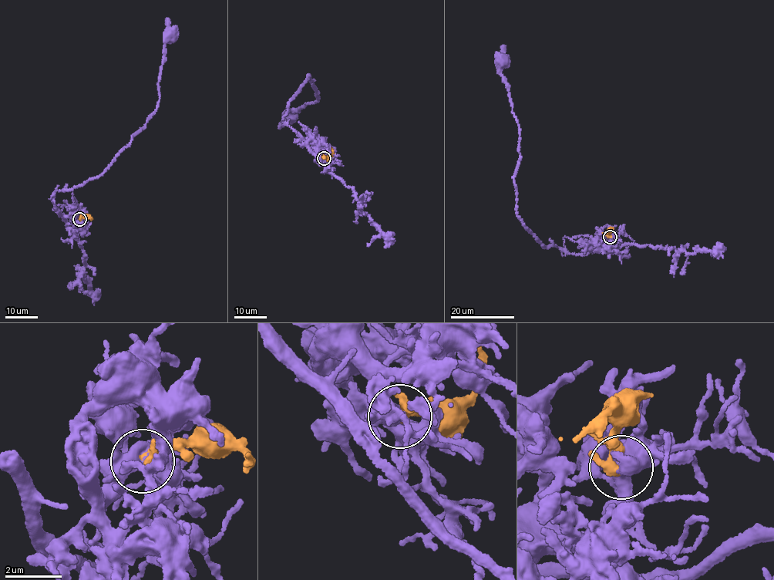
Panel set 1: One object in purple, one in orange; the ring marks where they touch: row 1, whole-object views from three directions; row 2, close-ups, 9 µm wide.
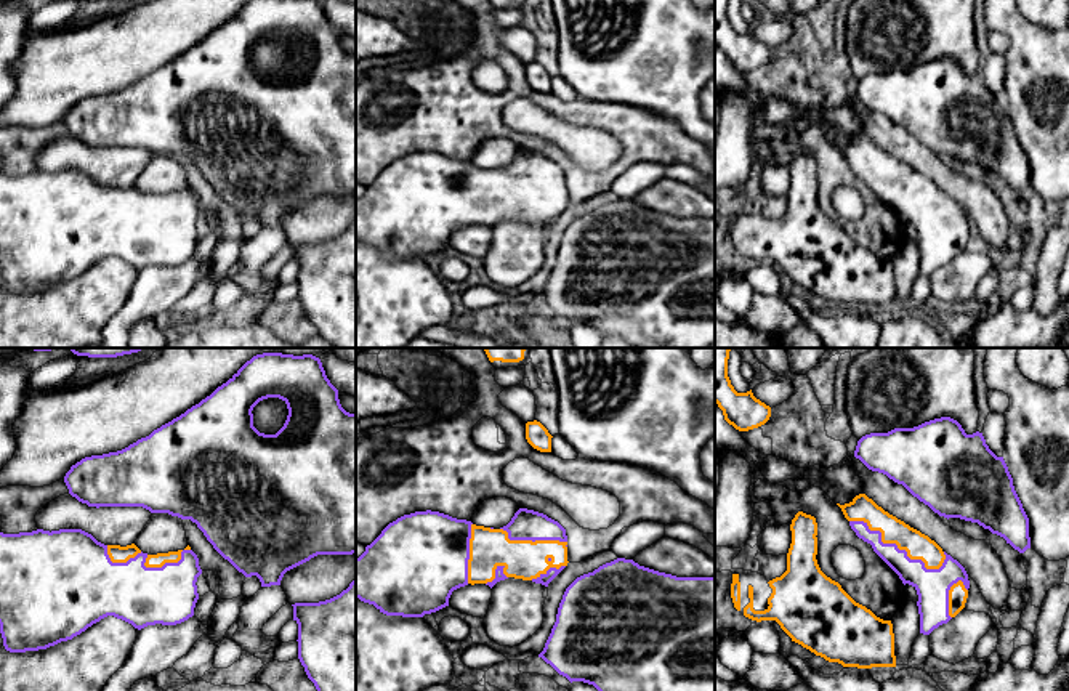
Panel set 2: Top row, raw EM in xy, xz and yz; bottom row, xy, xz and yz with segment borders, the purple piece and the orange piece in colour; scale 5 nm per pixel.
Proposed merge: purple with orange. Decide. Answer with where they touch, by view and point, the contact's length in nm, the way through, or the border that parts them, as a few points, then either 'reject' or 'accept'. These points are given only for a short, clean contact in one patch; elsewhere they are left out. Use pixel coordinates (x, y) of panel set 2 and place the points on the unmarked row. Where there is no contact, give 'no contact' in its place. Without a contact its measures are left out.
meets purple in yz at (896, 188); contact 500 nm long; accept

